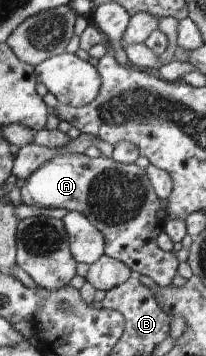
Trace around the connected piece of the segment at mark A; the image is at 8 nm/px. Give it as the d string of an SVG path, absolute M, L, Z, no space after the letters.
M57 154L40 165L20 189L21 199L27 205L40 207L64 207L71 212L82 213L102 234L105 240L104 253L129 266L136 275L151 277L158 286L173 286L172 279L178 273L179 261L175 253L166 252L157 246L157 236L163 230L166 202L162 201L151 185L146 169L135 164L122 164L113 158L101 155L90 158L83 154Z

